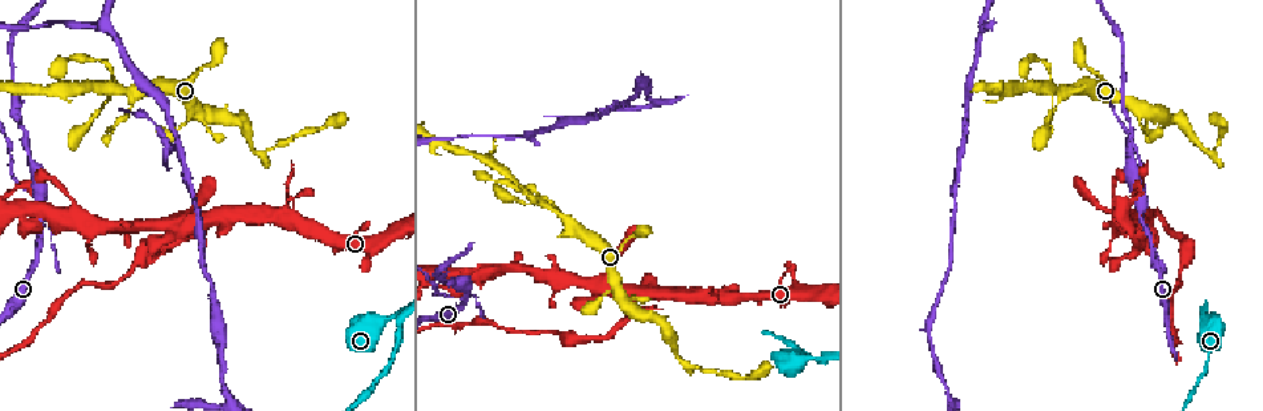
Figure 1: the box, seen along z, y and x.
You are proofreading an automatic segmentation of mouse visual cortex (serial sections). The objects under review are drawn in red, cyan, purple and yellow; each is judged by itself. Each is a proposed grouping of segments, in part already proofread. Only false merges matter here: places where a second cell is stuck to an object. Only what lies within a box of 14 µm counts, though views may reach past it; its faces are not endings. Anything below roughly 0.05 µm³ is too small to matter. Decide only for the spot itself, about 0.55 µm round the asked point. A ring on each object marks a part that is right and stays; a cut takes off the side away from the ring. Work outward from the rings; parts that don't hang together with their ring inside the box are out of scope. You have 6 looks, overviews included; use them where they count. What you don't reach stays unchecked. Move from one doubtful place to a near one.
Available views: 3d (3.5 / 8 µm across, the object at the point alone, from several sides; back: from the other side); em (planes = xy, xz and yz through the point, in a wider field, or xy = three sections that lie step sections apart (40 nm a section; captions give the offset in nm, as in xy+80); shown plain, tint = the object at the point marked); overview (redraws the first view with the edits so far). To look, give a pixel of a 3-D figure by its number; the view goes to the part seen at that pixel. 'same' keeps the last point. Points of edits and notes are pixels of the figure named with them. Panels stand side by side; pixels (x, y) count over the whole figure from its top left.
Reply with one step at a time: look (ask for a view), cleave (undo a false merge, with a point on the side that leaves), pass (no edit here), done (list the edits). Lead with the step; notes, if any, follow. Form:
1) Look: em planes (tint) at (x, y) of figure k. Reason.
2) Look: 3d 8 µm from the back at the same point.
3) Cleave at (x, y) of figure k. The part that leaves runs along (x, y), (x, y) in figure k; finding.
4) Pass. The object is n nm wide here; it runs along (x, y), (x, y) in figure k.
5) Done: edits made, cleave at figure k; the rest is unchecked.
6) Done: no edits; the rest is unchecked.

Look: 3d 3.5 µm at (463, 297) of figure 1. Arms part here.

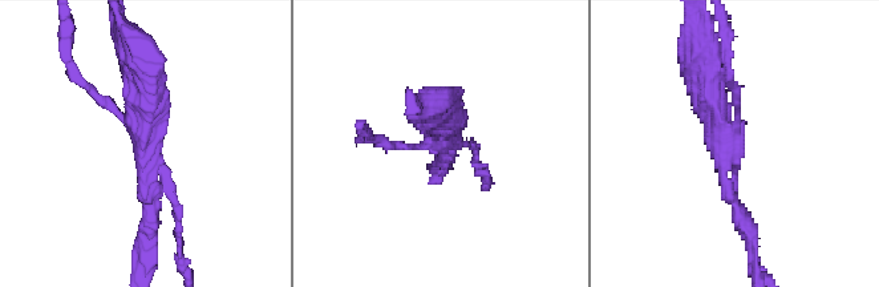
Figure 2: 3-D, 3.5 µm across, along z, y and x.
Look: em xy step 5 (tint) at (723, 143) of figure 2. 3 arms meet here; the arms are 100, 150, 350 nm wide.

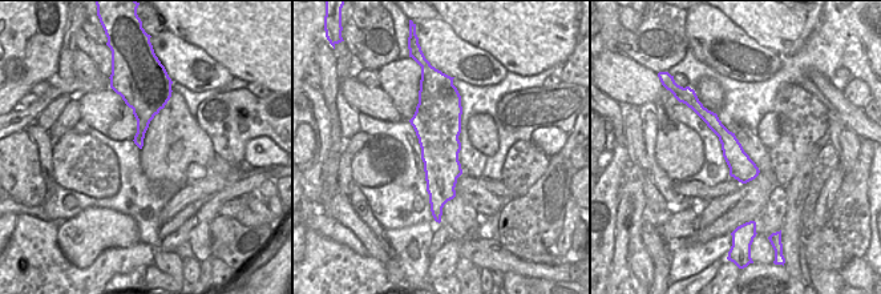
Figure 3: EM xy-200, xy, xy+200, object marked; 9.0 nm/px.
Cleave at (90, 89) of figure 2. The object is 440 nm wide here; the part that leaves runs along (120, 120), (67, 67), (67, 35) in figure 2; a second cell is stuck on.

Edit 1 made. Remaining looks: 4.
Look: overview.

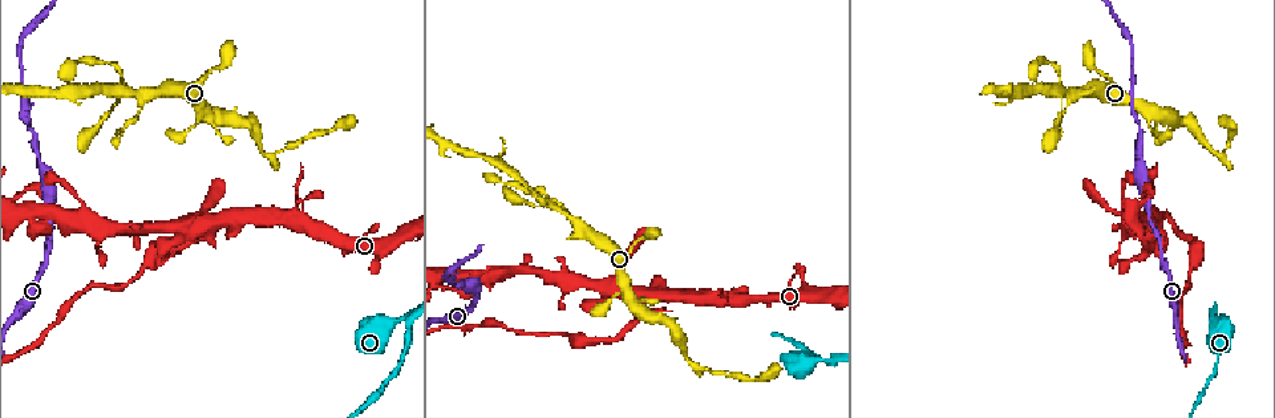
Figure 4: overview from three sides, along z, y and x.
Look: 3d 3.5 µm at (555, 205) of figure 4. Thin neck.

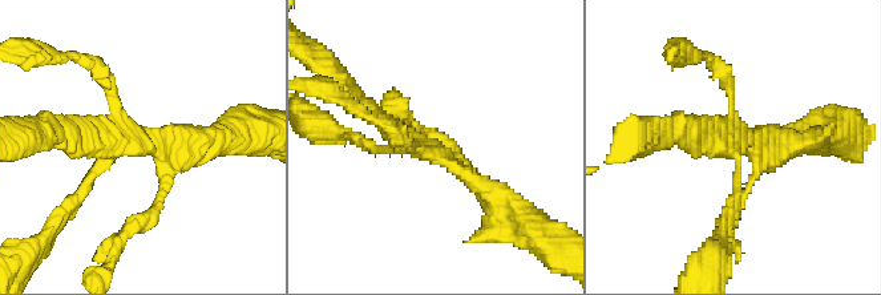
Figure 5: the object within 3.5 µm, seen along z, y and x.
Look: em xy step 3 (tint) at (737, 141) of figure 5.

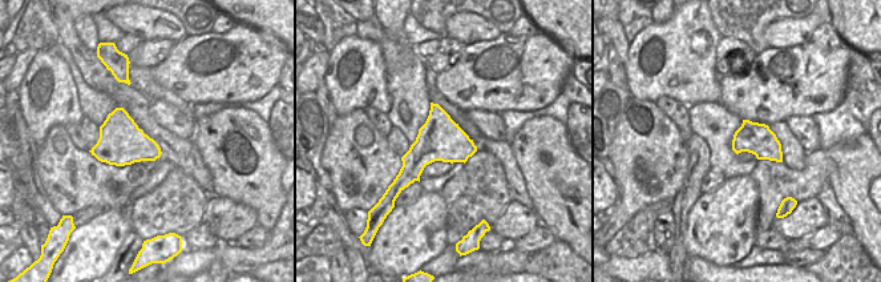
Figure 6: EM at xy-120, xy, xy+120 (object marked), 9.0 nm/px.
Pass. The arms are 150, 150, 250, 250 nm wide; it runs along (500, 201), (352, 98) in figure 5; all the same cell.

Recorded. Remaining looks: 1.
Look: 3d 3.5 µm at (265, 151) of figure 4. Narrows sharply.

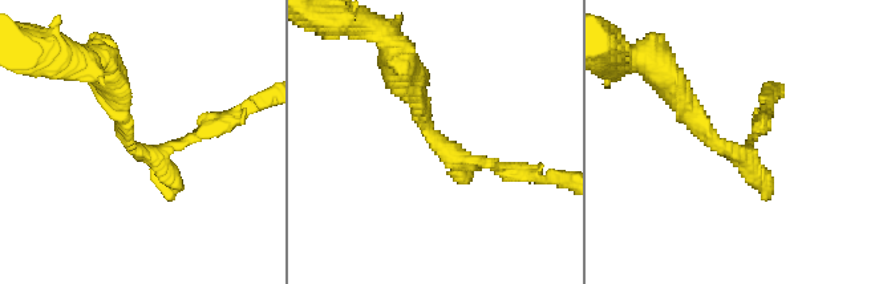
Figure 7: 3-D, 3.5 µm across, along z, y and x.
Pass. It runs along (409, 74), (429, 136), (499, 170) in figure 7; all the same cell.

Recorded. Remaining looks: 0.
Done: edits made, cleave at figure 2; the rest is unchecked.

